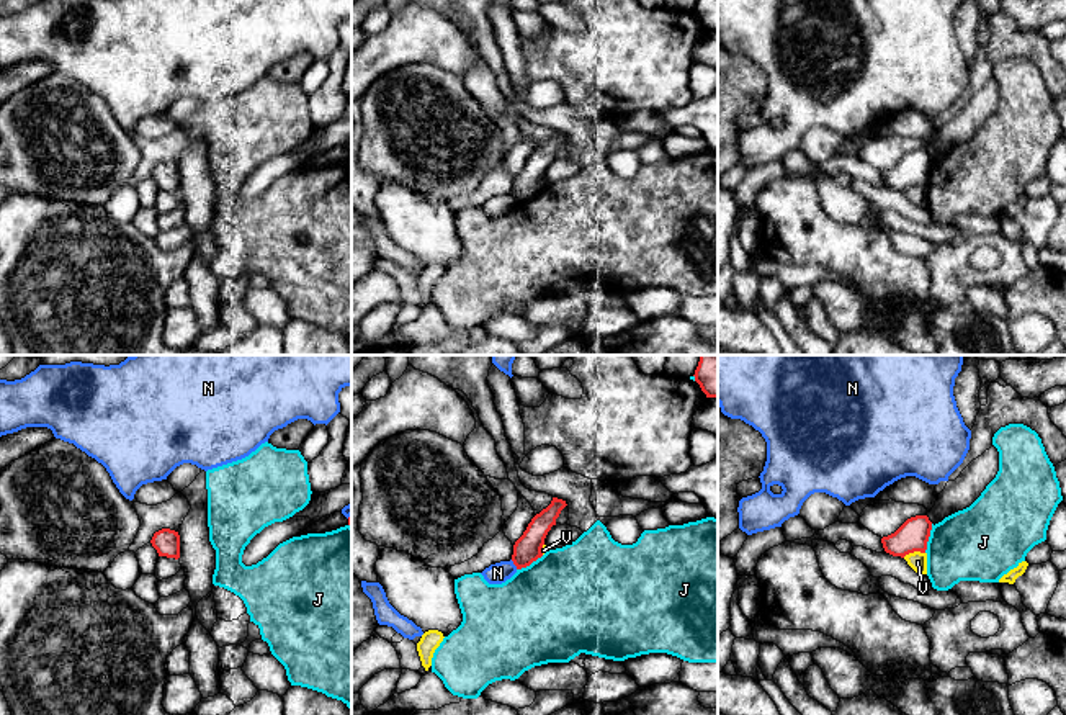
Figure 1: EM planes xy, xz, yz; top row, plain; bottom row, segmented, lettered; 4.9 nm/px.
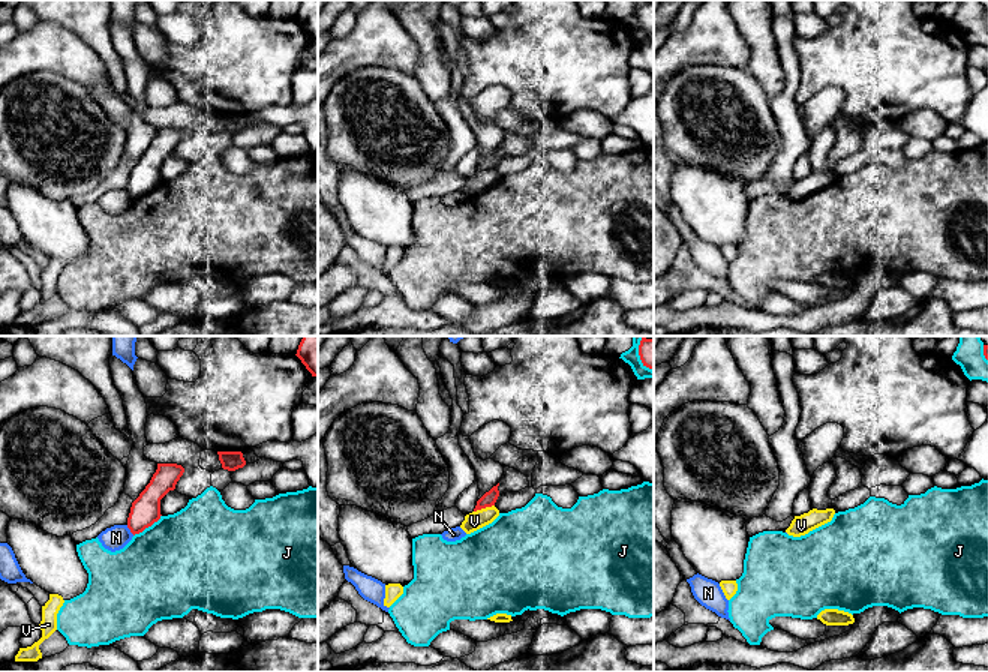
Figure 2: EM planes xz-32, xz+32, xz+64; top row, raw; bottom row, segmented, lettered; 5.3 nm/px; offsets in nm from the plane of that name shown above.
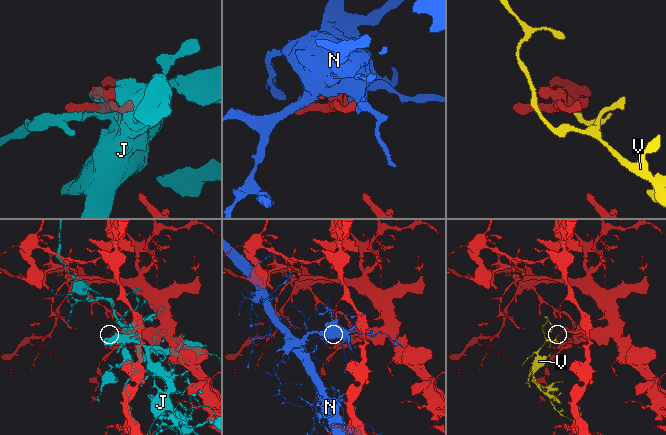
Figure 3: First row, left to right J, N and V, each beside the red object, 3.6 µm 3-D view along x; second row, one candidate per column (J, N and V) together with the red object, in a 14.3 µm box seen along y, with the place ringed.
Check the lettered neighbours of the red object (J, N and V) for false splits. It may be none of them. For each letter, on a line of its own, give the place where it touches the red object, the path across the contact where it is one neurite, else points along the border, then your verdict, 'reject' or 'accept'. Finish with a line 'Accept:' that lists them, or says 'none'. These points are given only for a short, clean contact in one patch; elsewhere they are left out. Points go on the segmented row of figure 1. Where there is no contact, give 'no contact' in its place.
J: meets red in yz at (927, 539); reject
N: meets red in xz at (514, 563); reject
V: meets red in yz at (913, 552); border along yz (924, 552), (909, 552), (903, 557); reject
Accept: none

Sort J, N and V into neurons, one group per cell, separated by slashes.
J / N / V

